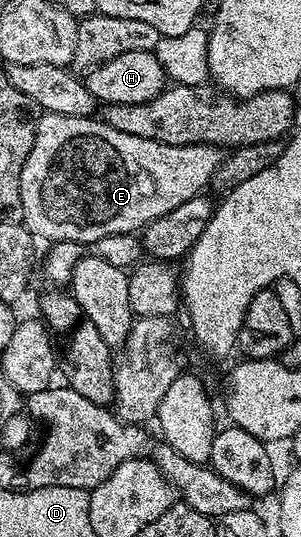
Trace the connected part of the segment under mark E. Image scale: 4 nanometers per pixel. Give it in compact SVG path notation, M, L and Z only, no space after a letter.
M44 112L37 119L36 133L34 134L34 146L30 146L30 154L26 158L26 166L22 166L22 217L23 225L29 229L32 235L46 242L57 240L69 240L70 242L94 246L98 238L106 238L106 234L126 234L127 232L139 233L150 222L162 218L162 214L170 214L182 202L190 202L190 198L201 195L211 185L212 177L226 157L225 149L215 148L212 144L187 144L186 146L170 146L150 138L134 138L134 134L122 134L122 130L114 130L114 126L105 124L103 119L92 116L70 117L66 114Z

